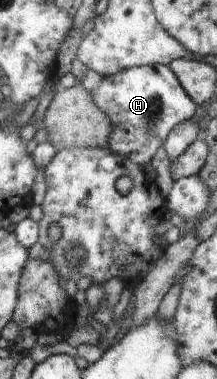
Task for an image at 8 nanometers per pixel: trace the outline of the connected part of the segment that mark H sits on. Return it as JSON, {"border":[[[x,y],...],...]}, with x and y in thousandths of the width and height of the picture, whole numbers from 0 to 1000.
{"border":[[[756,172],[631,174],[475,203],[456,230],[419,243],[419,256],[525,335],[498,393],[645,438],[691,433],[724,393],[756,388],[802,338],[880,317],[922,293],[806,193]]]}

